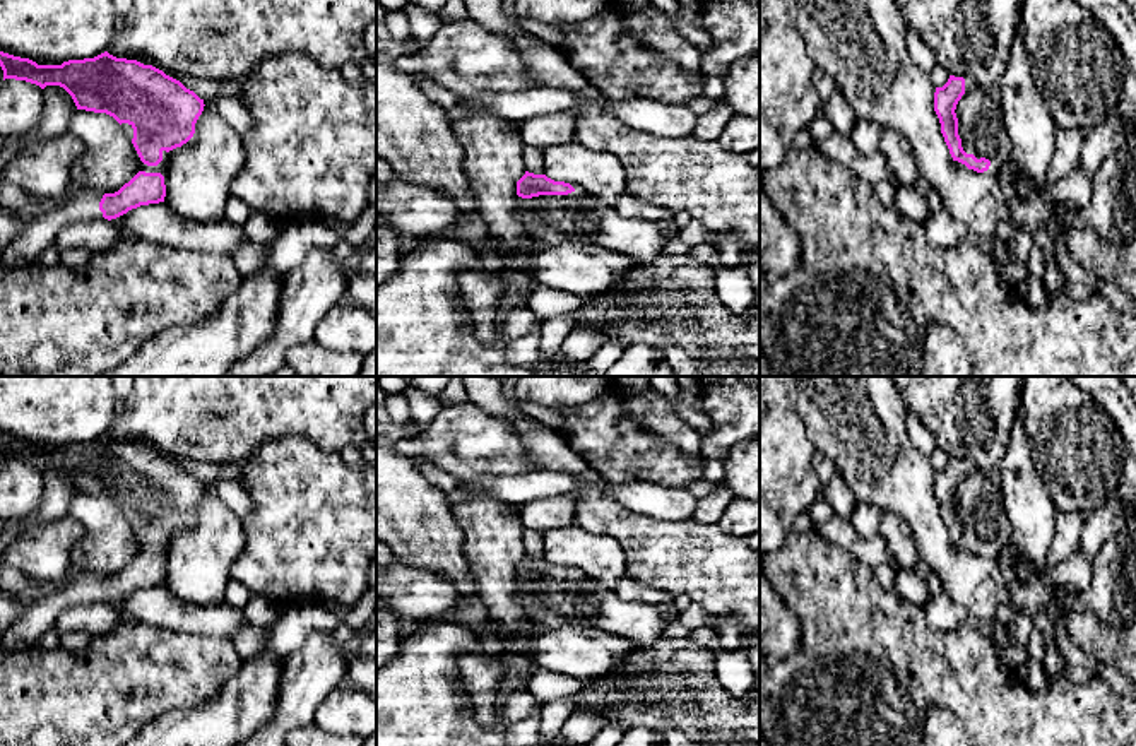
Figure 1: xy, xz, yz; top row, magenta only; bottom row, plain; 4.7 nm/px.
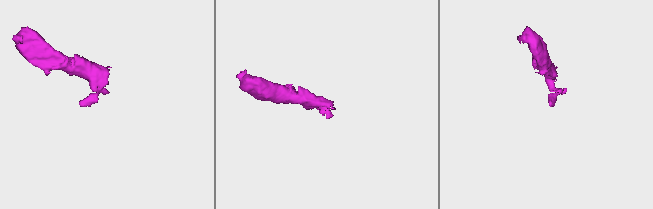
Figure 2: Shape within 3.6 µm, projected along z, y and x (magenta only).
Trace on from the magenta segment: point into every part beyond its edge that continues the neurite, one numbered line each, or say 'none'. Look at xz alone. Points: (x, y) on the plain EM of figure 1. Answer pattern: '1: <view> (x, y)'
1: xz (575, 601)

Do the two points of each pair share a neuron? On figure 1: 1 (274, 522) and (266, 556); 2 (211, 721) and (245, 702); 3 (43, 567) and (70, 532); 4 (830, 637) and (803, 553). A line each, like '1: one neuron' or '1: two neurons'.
1: one neuron
2: one neuron
3: one neuron
4: one neuron

